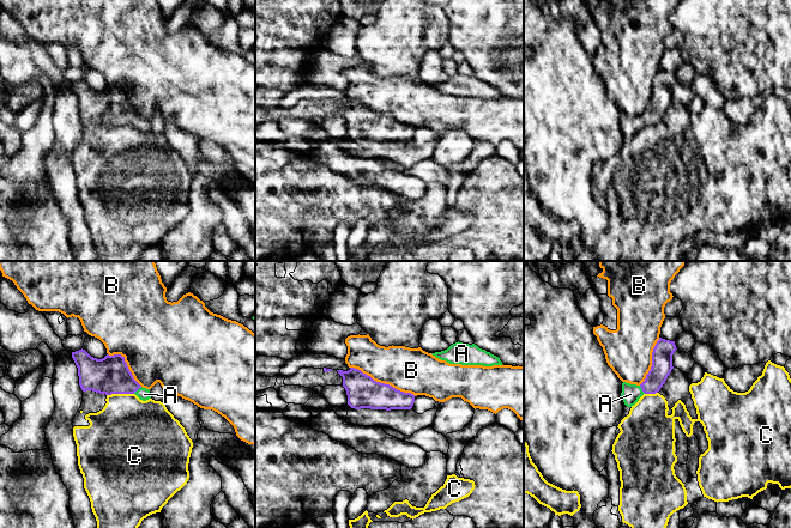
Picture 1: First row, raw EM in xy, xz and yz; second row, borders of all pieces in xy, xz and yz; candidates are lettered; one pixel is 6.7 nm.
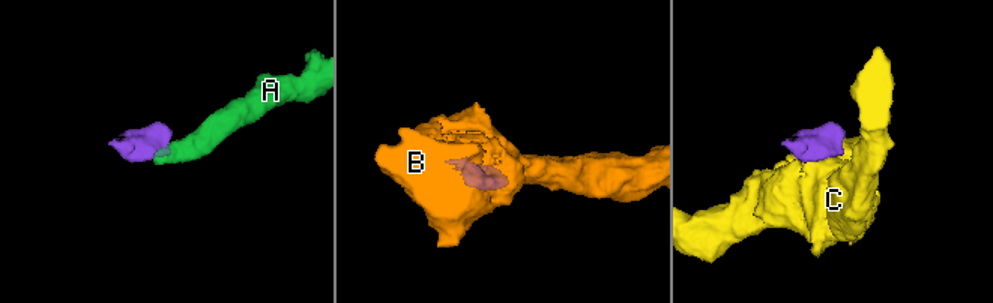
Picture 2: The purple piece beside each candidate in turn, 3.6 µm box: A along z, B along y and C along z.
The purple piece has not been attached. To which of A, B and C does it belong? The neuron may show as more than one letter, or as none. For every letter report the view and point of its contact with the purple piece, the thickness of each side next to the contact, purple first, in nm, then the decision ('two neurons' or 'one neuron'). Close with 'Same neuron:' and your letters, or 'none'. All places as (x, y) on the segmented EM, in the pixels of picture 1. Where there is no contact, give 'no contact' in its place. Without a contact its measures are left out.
A: contact xy (137, 389); calibres 260 and 90 nm; one neuron
B: contact xz (382, 383); calibres 220 and 300 nm; two neurons
C: contact xy (120, 393); calibres 260 and 440 nm; two neurons
Same neuron: A

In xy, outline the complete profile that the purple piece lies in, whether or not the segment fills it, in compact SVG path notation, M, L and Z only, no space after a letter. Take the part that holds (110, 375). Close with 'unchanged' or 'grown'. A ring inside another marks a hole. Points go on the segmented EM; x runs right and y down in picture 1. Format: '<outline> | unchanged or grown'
M85 350L67 351L78 368L83 392L99 394L135 394L140 400L151 399L150 389L143 388L129 371L125 357L107 354L102 359L91 357Z | grown

